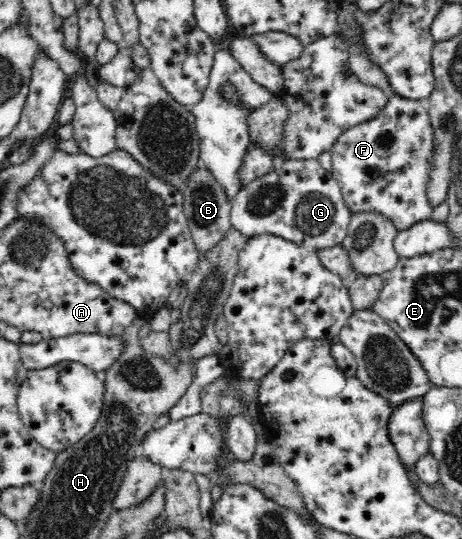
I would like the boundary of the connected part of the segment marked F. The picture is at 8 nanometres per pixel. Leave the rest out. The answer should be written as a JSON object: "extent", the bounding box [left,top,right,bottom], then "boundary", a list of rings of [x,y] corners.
{"extent":[329,94,433,231],"boundary":[[[392,94],[377,116],[351,126],[339,134],[329,152],[331,153],[330,172],[339,183],[343,199],[352,213],[365,210],[380,212],[384,216],[390,216],[398,231],[405,230],[431,216],[433,208],[429,207],[426,189],[431,170],[427,158],[433,156],[433,127],[423,101]]]}

